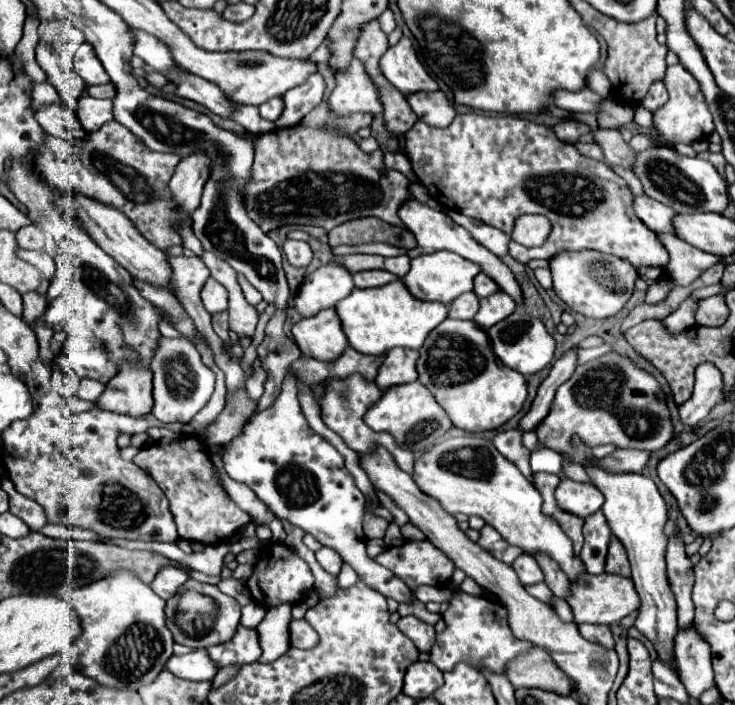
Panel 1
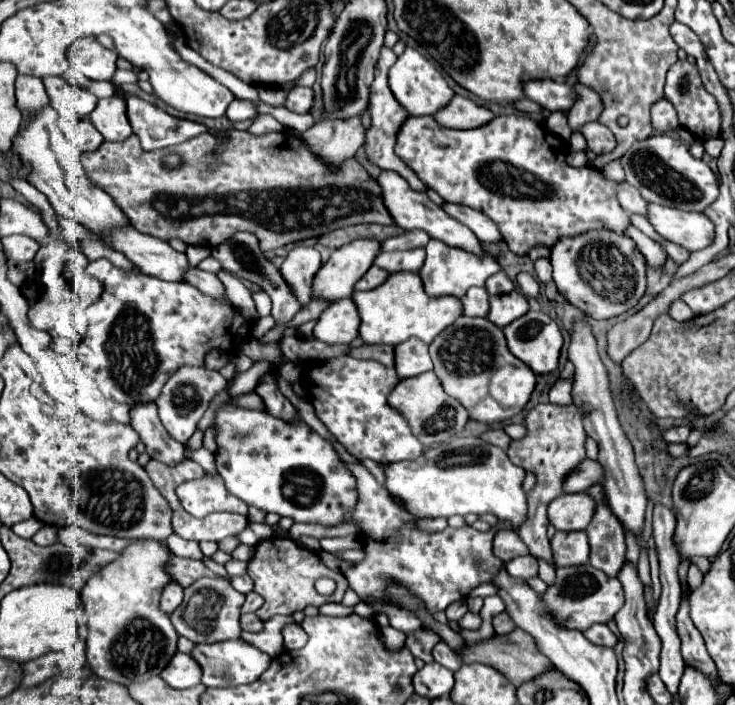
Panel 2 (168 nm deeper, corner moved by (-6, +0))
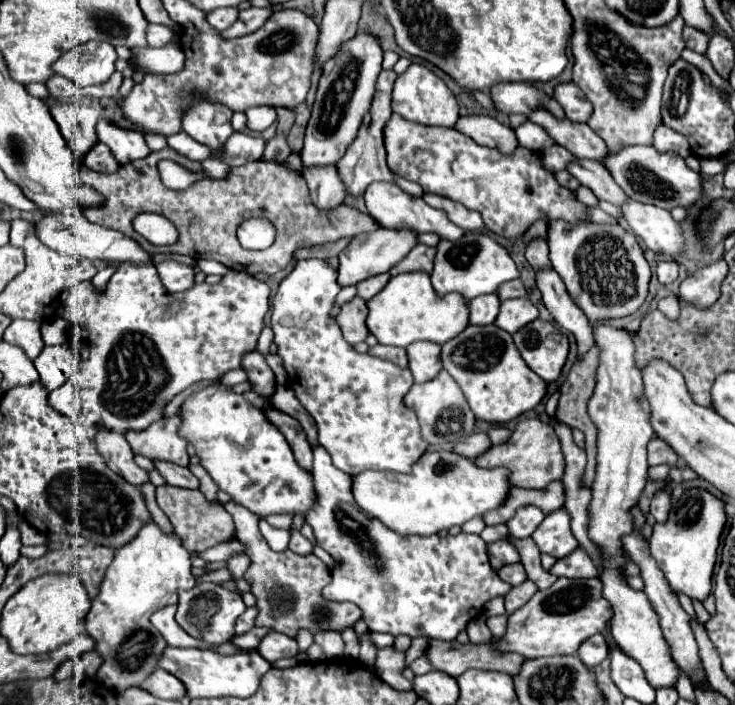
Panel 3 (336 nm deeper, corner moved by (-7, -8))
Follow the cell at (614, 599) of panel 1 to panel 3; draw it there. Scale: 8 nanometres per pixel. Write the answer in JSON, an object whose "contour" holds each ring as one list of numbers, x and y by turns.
{"contour":[[559,577,555,585,551,585,549,589,537,591,521,609,511,613,507,633,499,643,499,651,521,653,527,659,547,657,547,655,575,655,579,645,587,637,601,633,609,621,611,621,611,605,607,605,607,599,603,597,603,583,599,577,593,577,593,579,569,579,569,577,561,579]]}

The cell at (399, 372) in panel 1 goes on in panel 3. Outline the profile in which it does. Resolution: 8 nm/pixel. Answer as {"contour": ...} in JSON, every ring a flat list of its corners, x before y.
{"contour":[[417,341,407,347,409,369,415,383,425,383,437,377,437,373,441,371,439,355,441,355,441,345,427,341]]}

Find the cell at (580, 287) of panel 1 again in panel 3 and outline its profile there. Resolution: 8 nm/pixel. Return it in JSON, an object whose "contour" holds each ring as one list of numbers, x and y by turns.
{"contour":[[551,221,547,243,553,269,563,279,569,297,591,323,627,317,643,305,649,293,651,269,635,235,621,225,571,225,567,221]]}

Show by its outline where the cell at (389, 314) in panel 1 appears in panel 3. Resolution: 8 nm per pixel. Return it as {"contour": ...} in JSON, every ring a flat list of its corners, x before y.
{"contour":[[401,273,391,277,381,293,367,301,367,329,377,337,381,345,393,347,409,347,415,341,431,341,443,345,449,337,453,339,469,325,469,309,467,301,459,297,459,293,447,293,445,297,437,297,427,273]]}

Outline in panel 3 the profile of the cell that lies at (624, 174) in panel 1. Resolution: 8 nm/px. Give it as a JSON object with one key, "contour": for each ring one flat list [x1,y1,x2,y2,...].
{"contour":[[553,145,543,151,543,165,553,173,559,173,561,169,565,169,569,165,569,161,573,161,573,159,575,159,575,155,559,145]]}

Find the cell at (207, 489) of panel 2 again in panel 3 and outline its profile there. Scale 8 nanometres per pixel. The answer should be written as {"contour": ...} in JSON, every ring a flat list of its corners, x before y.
{"contour":[[233,501,225,503,223,507,227,509,227,513,231,513,237,527,237,539,247,545,247,555,251,557,251,567,243,575,243,579,251,585,251,593,257,597,257,627,295,637,297,629,301,627,309,629,311,633,315,633,317,629,341,631,345,627,351,627,361,617,361,609,353,603,325,603,321,589,331,581,331,571,313,553,297,555,289,549,281,553,273,551,259,533,259,517,255,513,243,509,243,505,237,505]]}

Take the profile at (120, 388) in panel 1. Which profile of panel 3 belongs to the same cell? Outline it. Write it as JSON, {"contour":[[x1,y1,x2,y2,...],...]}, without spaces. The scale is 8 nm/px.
{"contour":[[153,461,155,469,163,475,163,479,169,483,169,485,177,485,177,487,199,487,199,481,197,477,187,469,187,467,181,467,181,465,171,465,167,461]]}

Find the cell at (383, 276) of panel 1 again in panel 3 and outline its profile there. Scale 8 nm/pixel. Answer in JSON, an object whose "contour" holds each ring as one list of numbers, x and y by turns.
{"contour":[[381,273,381,275,375,275,375,277,369,277,369,279,361,281,361,283,357,285,357,297,369,301,373,295,377,295,377,293,387,285,389,279,391,279,389,273]]}

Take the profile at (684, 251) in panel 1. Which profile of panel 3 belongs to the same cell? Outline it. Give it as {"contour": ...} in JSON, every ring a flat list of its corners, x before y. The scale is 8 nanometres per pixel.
{"contour":[[669,261,669,263,659,263,657,267,657,277,663,285,669,285,677,279,677,263]]}

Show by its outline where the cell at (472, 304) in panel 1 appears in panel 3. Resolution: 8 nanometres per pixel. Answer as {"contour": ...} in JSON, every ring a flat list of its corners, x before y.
{"contour":[[497,295,487,297,475,297,475,301,469,301,469,323,471,325,491,325,499,313,499,299]]}

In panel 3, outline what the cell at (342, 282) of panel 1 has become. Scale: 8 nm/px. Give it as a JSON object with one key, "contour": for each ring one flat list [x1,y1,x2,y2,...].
{"contour":[[381,227,373,233,361,233,361,235,353,237,351,243,339,255,339,269,337,269,339,277,337,277,337,281,339,281,341,287,349,287,349,285,357,285,359,281,365,281,367,277,387,273,415,245,417,245,417,235,409,233,409,231,395,231,395,229]]}

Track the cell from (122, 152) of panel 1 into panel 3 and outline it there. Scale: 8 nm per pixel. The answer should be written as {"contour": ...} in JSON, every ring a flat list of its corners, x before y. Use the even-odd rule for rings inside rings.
{"contour":[[165,147,163,151,157,151,157,153,149,153,149,157,145,159,131,161,131,165,119,165,115,173,95,173,83,167,81,181,105,193,105,207,89,209,83,215,91,223,105,225,109,229,117,229,125,233,127,237,135,239,151,255,181,253,193,259,213,259,223,263,229,269,243,271,247,275,257,275,257,273,273,275,281,271,293,259,293,253,301,247,313,247,319,243,337,241,341,237,355,237,359,233,369,233,379,229,379,223,371,215,361,213,345,203,339,205,335,213,319,213,319,209,311,201,305,179,293,169,285,167,285,163,271,163,271,161,259,159,259,161,245,163,241,167,231,167,227,177,221,177,221,179,203,177,201,181,193,183,185,191,171,191,161,183,157,175,157,163,161,159,173,159,175,163,197,173,203,171,201,163,175,153,175,149,171,147],[145,211,167,217,179,231,179,239,173,245,161,245,161,247,153,243,141,243,143,237,133,229,133,219],[253,217,267,219,269,223,273,223,277,235,275,235,275,243,269,249,249,251,241,247,237,239,237,227,243,221]]}

